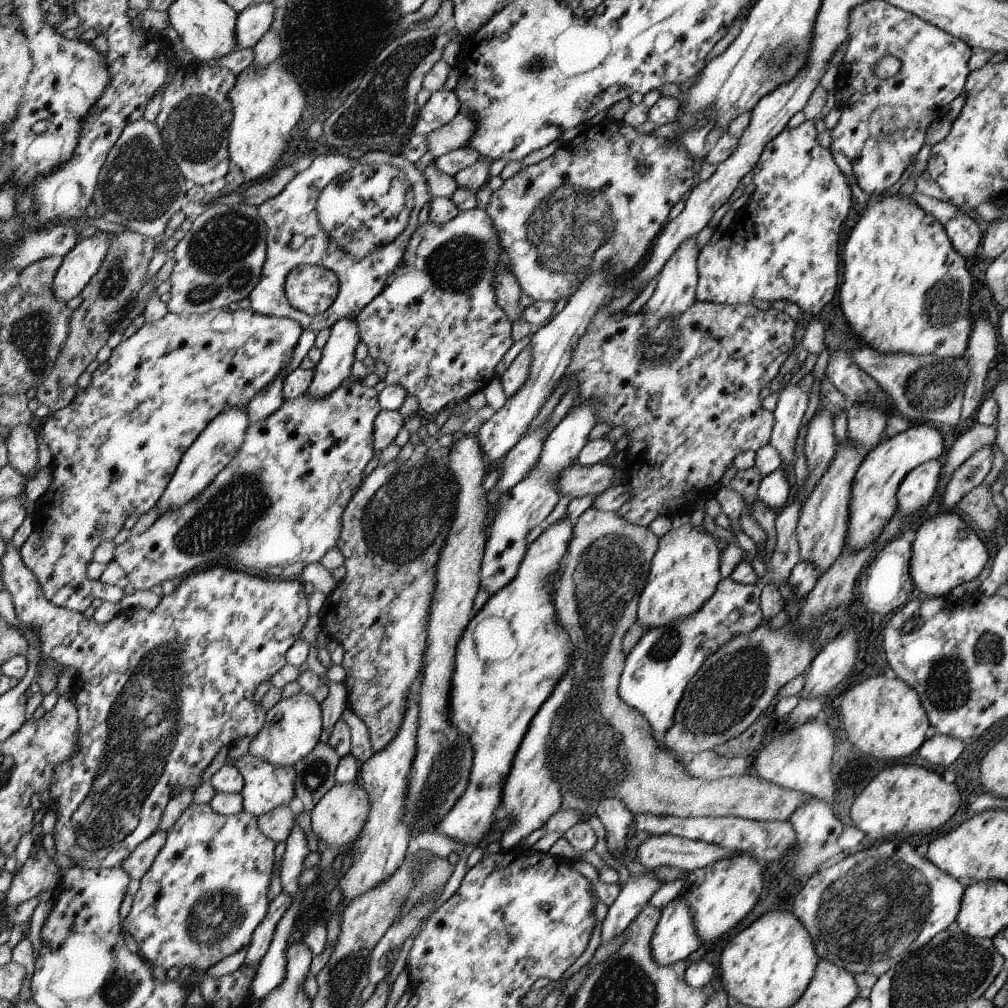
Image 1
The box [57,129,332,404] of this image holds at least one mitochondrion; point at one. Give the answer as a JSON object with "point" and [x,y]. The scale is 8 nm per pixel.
{"point":[219,253]}

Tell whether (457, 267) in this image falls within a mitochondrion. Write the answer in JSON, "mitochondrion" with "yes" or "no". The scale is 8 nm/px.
{"mitochondrion":"yes"}

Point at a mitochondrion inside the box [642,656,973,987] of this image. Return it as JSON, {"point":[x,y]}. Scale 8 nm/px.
{"point":[879,906]}

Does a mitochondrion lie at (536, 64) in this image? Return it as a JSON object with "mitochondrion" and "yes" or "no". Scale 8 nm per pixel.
{"mitochondrion":"yes"}

